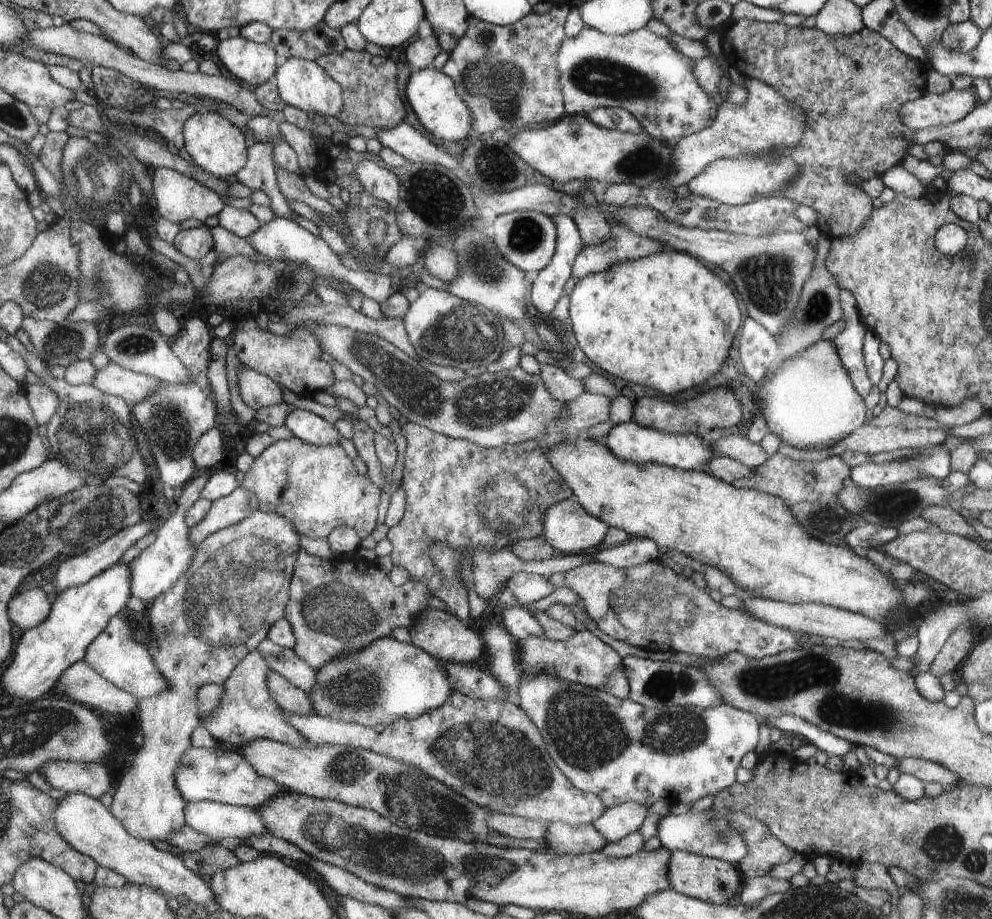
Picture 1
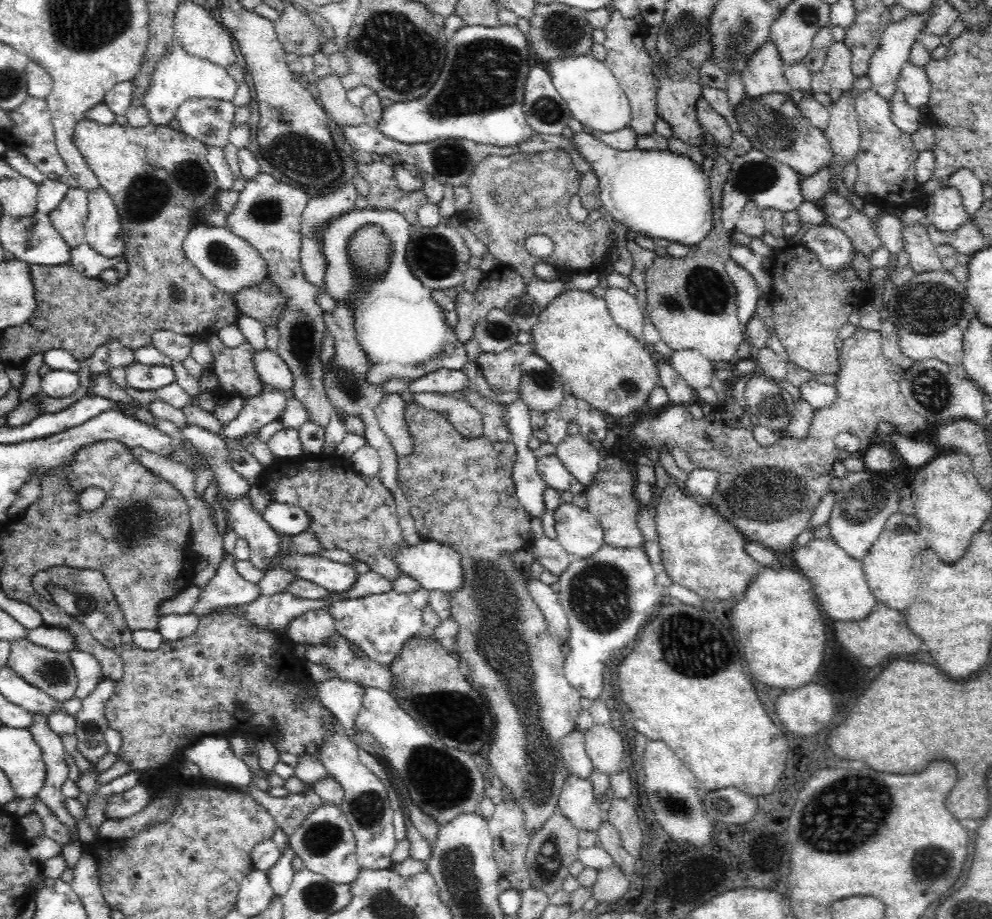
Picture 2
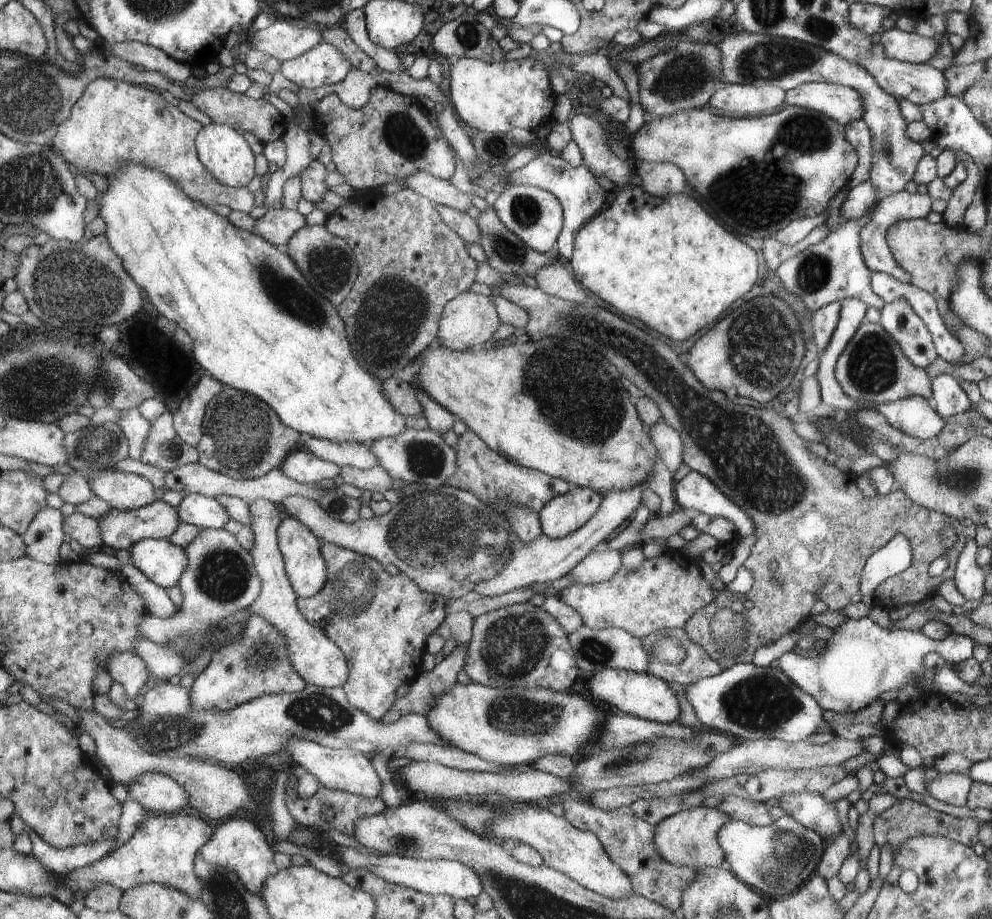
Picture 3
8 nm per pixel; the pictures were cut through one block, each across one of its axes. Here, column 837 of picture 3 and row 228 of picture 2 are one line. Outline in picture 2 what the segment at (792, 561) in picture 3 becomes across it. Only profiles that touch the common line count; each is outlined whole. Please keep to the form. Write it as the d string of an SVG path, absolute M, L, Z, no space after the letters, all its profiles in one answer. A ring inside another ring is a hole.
M554 149L540 151L537 153L516 153L510 156L487 156L472 171L469 180L466 182L470 190L470 204L466 204L466 208L462 211L455 212L458 220L482 240L486 248L492 255L498 257L500 264L510 266L516 269L522 277L522 282L527 287L533 278L533 268L538 263L552 264L556 271L560 274L584 273L590 271L598 271L601 269L608 258L605 256L605 245L603 244L606 233L611 229L610 224L600 215L598 210L592 209L588 211L587 218L582 222L573 221L570 218L570 212L567 211L567 204L570 204L571 196L577 193L579 189L579 180L576 178L577 170L570 159L570 155L562 149ZM558 168L558 172L562 170L566 179L566 192L546 192L550 190L550 186L558 186L558 174L554 174ZM540 233L550 237L554 248L552 254L548 258L534 258L526 254L524 248L524 239L530 234Z

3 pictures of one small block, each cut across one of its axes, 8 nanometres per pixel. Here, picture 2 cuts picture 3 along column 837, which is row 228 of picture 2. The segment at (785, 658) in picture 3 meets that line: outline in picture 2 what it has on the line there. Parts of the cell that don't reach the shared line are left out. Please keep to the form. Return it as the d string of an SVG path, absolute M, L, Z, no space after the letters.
M584 131L572 140L600 179L601 204L627 230L688 247L708 236L714 224L713 206L709 171L702 169L702 165L670 150L616 150Z

